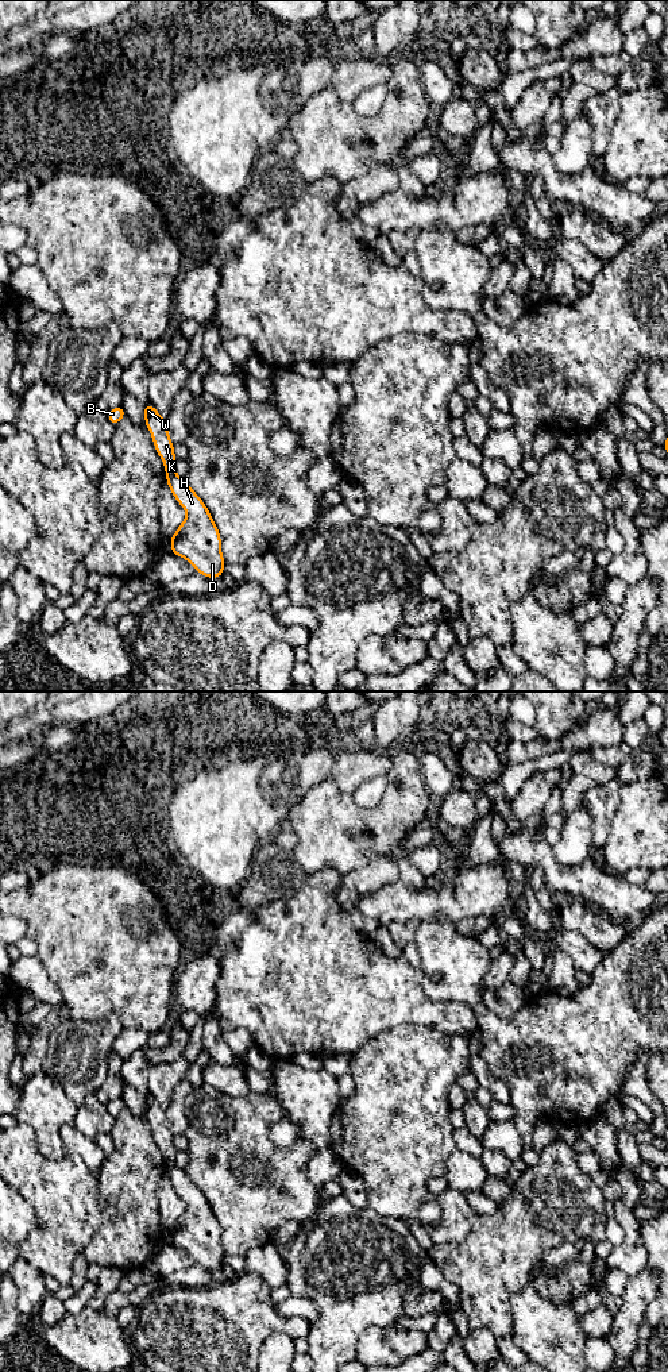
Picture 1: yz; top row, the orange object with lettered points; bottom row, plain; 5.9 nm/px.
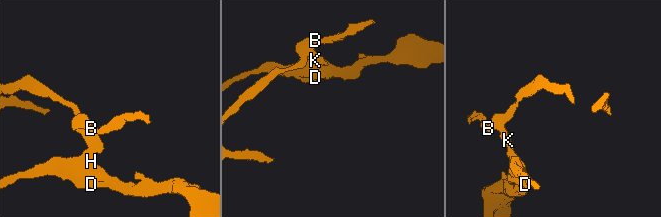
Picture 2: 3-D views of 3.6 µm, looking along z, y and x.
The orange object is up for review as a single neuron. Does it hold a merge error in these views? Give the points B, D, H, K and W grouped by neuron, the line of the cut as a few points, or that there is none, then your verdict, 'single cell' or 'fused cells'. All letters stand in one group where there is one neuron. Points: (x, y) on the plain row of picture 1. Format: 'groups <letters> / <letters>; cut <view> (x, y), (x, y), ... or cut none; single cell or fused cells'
groups B K W / D H; cut yz (174, 1163), (166, 1167); fused cells

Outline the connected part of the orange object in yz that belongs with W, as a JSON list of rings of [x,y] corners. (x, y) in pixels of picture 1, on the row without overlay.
[[[151,1094],[144,1097],[143,1105],[144,1115],[152,1128],[152,1136],[165,1156],[166,1167],[175,1164],[178,1151],[174,1146],[174,1136],[170,1130],[165,1109],[154,1099]]]

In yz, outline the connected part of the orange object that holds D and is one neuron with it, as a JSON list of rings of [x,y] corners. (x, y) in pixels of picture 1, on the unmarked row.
[[[166,1167],[166,1175],[177,1194],[186,1202],[186,1209],[170,1229],[170,1245],[186,1250],[196,1264],[209,1271],[224,1265],[221,1228],[204,1192],[188,1176],[186,1171]]]

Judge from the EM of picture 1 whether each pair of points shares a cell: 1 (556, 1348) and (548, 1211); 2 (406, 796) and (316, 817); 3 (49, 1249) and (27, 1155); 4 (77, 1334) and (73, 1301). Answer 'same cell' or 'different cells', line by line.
1: different cells
2: same cell
3: same cell
4: different cells

